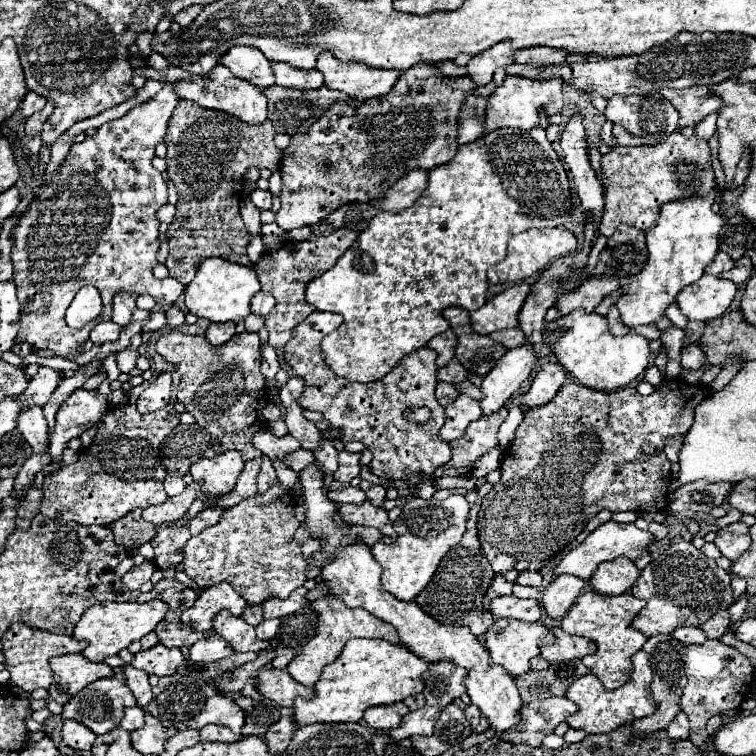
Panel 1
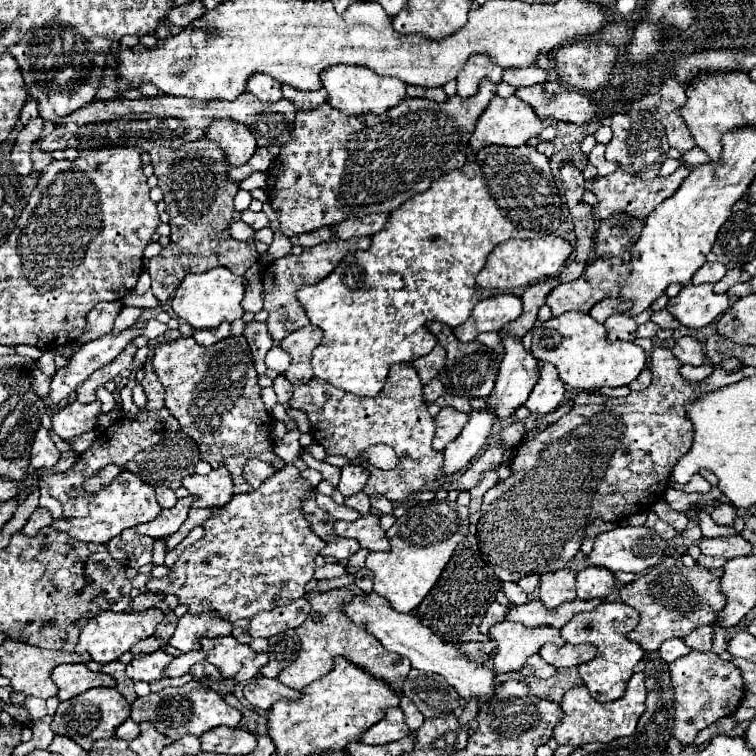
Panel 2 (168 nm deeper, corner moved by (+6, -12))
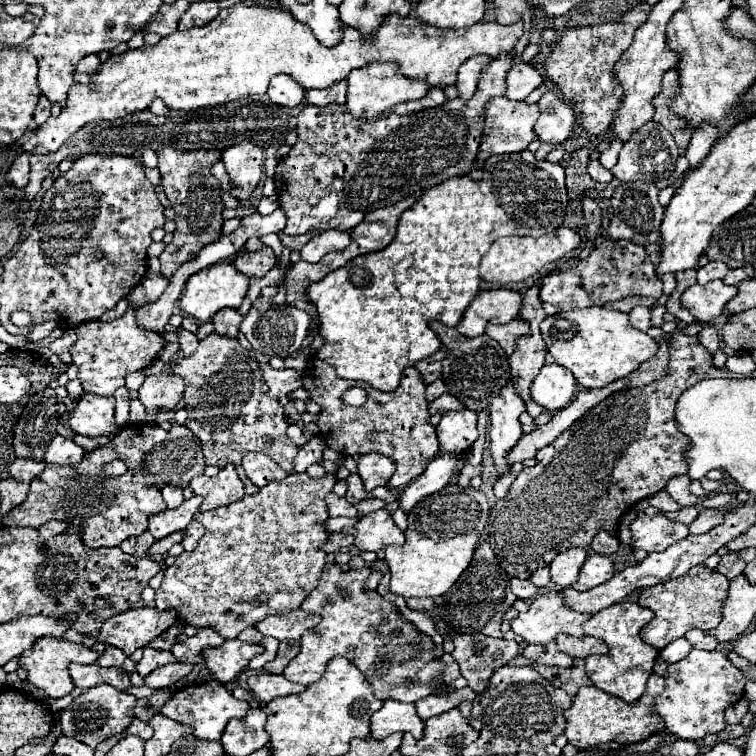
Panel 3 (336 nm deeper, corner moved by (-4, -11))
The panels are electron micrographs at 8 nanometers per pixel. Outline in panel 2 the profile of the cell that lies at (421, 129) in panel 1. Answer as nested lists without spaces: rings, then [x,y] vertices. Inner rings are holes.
[[[487,78],[479,84],[477,94],[467,100],[453,96],[437,104],[433,100],[405,98],[401,104],[389,108],[389,112],[383,112],[381,116],[346,116],[329,104],[322,104],[313,110],[299,110],[291,140],[281,146],[279,156],[273,160],[267,172],[269,202],[277,214],[279,230],[291,238],[323,226],[339,224],[349,216],[393,212],[411,196],[425,192],[441,174],[457,170],[465,164],[469,136],[495,92],[497,84]]]

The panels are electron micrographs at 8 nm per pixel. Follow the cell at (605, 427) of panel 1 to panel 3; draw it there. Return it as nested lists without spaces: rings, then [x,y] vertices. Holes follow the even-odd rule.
[[[675,331],[669,337],[669,367],[663,379],[641,389],[625,389],[613,393],[611,397],[595,405],[567,431],[563,431],[553,443],[539,449],[535,455],[535,467],[531,467],[529,471],[521,471],[513,481],[509,493],[495,503],[489,513],[489,543],[499,565],[511,577],[529,579],[539,567],[549,565],[551,559],[555,559],[555,555],[559,555],[559,551],[565,551],[567,547],[587,549],[601,529],[611,531],[611,521],[613,535],[617,535],[619,519],[627,511],[631,511],[633,505],[663,491],[671,477],[685,475],[687,463],[683,461],[683,455],[689,451],[689,439],[679,431],[675,423],[673,413],[677,399],[685,389],[703,379],[737,377],[725,367],[715,369],[711,363],[713,357],[695,341],[697,337]]]

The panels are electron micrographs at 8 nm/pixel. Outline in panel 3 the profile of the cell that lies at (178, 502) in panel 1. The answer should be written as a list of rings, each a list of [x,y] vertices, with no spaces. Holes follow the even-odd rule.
[[[191,497],[189,501],[185,501],[183,505],[179,505],[177,509],[167,509],[163,513],[157,513],[157,515],[151,515],[149,517],[149,531],[155,539],[163,539],[175,531],[181,531],[185,529],[191,521],[193,521],[193,515],[197,513],[201,505],[201,499],[199,497]]]

